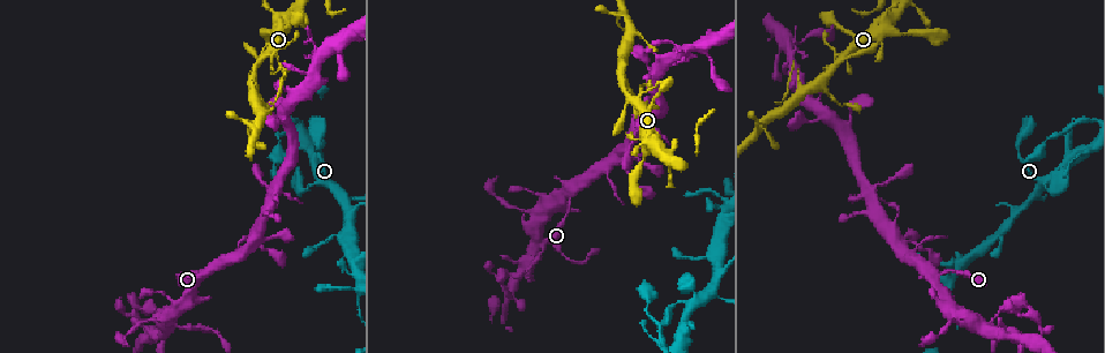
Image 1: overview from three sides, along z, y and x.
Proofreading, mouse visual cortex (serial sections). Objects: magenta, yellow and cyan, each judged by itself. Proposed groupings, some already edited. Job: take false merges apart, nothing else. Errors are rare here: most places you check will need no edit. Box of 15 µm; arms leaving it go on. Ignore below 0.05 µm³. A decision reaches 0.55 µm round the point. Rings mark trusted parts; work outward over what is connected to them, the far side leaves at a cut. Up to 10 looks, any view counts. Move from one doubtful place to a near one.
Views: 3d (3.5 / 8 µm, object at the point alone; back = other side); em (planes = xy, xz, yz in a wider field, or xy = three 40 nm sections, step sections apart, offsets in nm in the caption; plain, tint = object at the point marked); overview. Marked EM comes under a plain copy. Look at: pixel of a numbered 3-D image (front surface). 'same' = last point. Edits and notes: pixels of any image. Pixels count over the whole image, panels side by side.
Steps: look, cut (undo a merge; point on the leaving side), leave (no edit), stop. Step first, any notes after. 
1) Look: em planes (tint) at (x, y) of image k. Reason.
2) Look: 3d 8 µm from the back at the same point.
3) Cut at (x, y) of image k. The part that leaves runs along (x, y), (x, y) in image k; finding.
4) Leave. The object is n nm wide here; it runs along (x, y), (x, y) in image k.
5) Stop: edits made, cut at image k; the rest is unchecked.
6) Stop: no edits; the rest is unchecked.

Look: 3d 3.5 µm at (629, 99) of image 1. Abrupt turn.

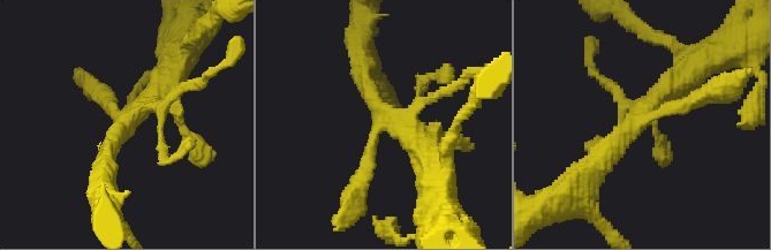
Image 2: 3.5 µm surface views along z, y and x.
Look: em xy step 1 (tint) at (389, 117) of image 2. Need the tissue.

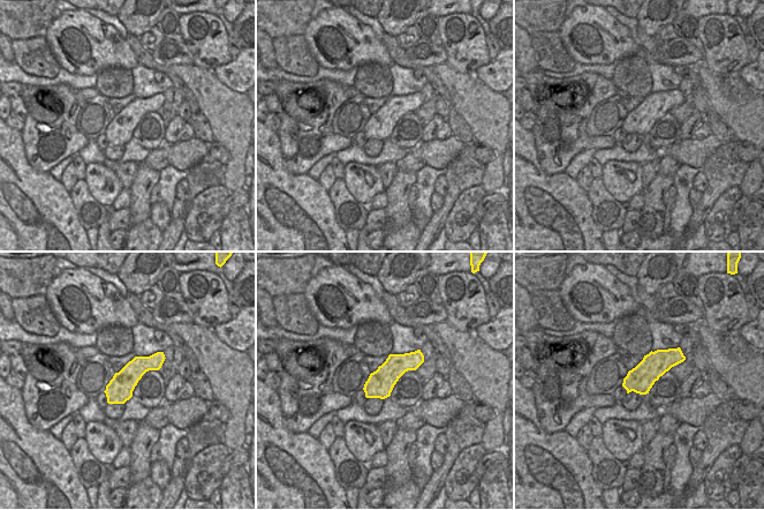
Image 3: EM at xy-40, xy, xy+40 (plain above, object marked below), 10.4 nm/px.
Leave. It runs along (683, 74), (589, 169) in image 2; one cell here.

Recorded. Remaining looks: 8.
Look: 3d 3.5 µm at (259, 125) of image 1. Branch point.

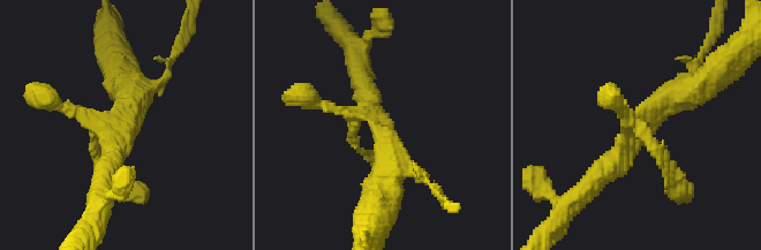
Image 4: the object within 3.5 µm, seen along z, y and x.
Look: em planes (tint) at (384, 127) of image 4. Need the tissue.

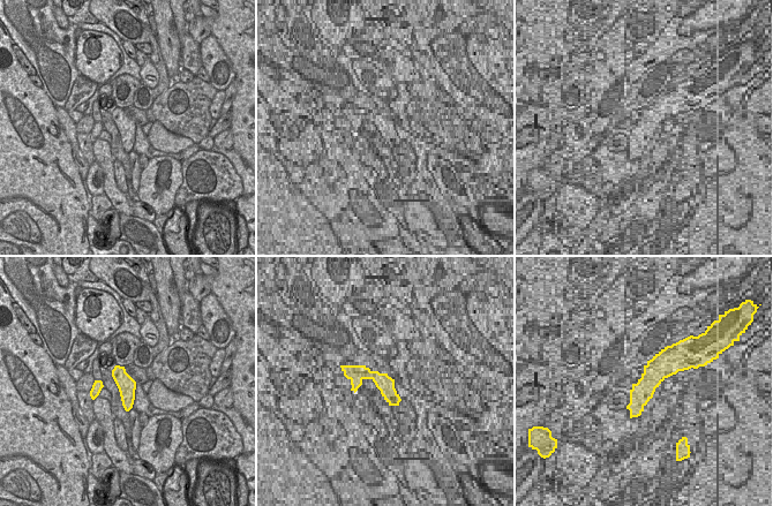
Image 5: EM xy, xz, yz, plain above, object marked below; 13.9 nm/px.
Leave. It runs along (699, 90), (661, 100), (593, 182) in image 4; all the same cell.

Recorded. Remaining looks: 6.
Look: 3d 3.5 µm at (348, 275) of image 1. Three-way junction.

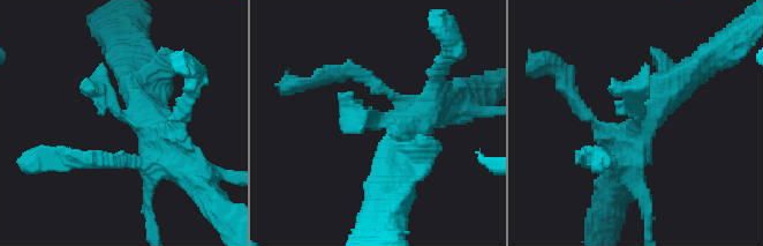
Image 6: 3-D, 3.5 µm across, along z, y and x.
Look: em xy step 5 (tint) at (635, 116) of image 6. Need the tissue.

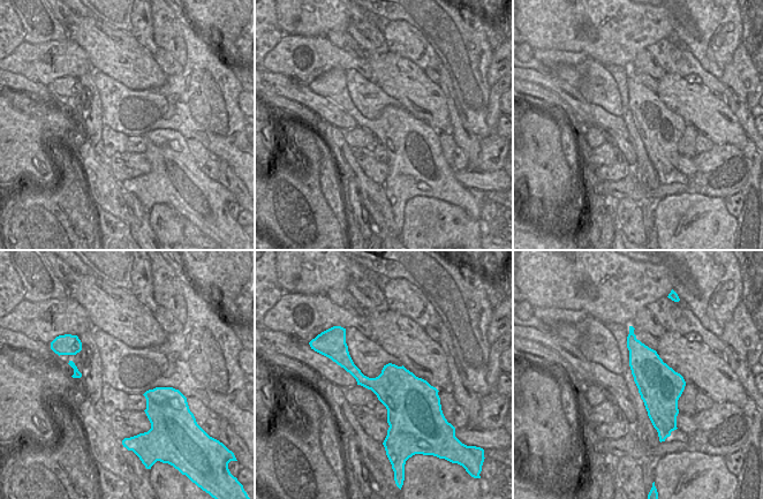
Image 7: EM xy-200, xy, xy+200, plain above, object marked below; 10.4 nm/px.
Leave. It runs along (406, 162), (410, 128), (361, 128) in image 6; one cell here.

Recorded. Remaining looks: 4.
Look: 3d 3.5 µm at (939, 273) of image 1. A fork.

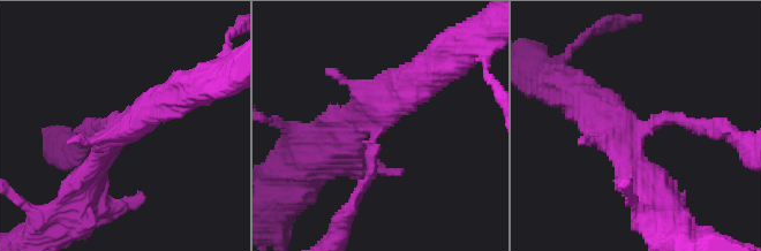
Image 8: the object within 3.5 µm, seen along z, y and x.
Look: em xy step 1 (tint) at (374, 135) of image 8. Now the EM.

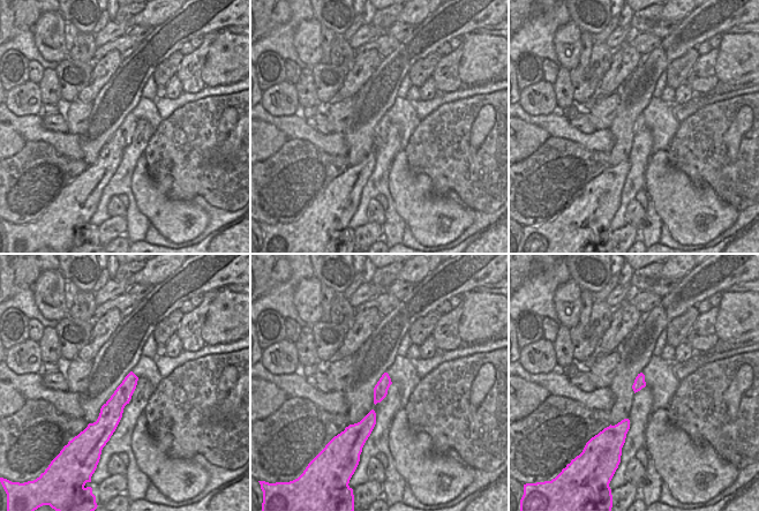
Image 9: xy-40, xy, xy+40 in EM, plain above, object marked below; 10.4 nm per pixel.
Leave. It runs along (132, 376), (111, 412), (110, 431) in image 9; continuous, no second cell.

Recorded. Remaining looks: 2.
Stop: no edits; the rest is unchecked.

